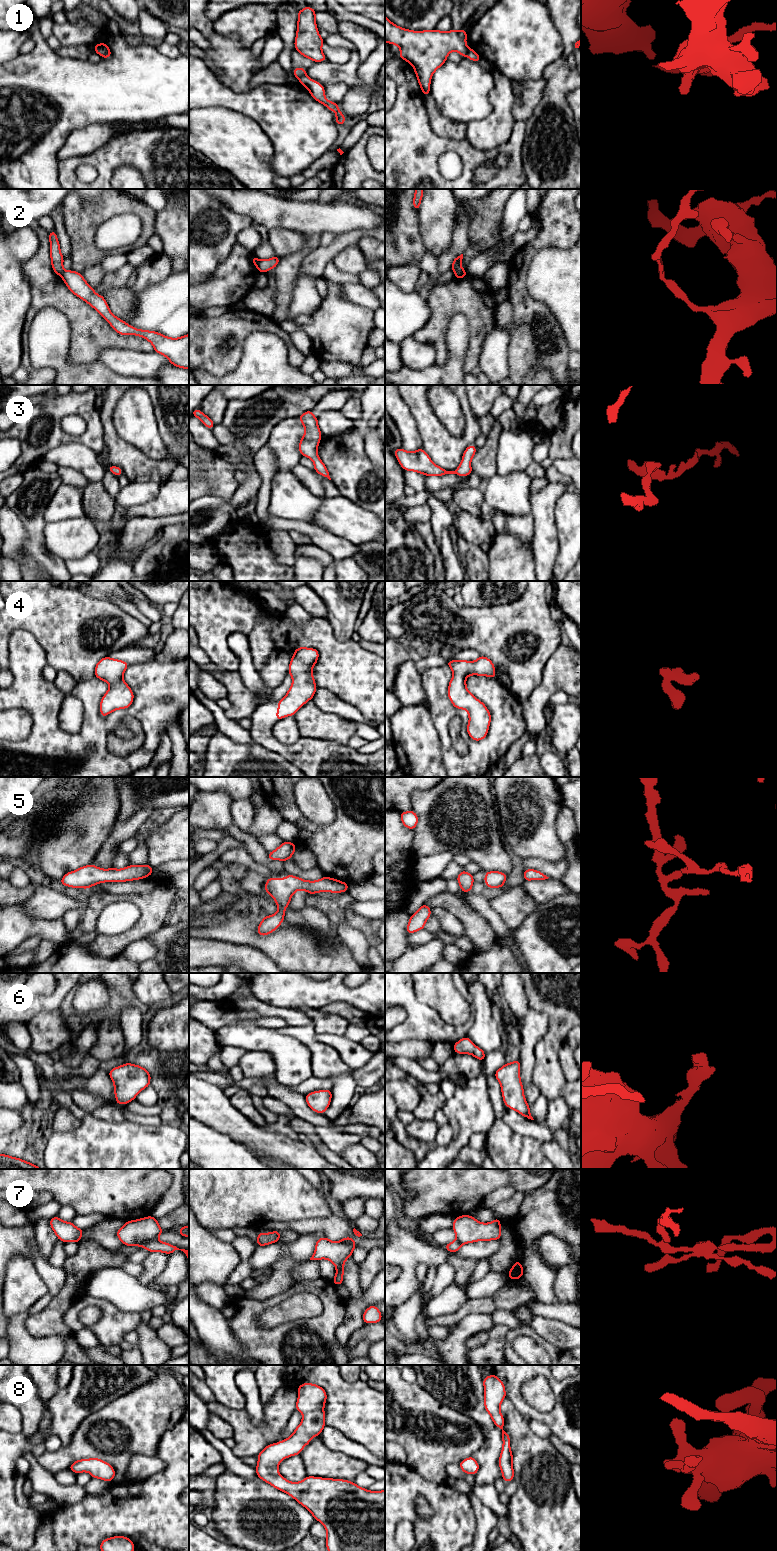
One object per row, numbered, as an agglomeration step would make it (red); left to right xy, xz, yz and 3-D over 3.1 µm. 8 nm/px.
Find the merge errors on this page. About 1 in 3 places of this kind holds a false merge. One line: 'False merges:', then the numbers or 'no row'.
False merges: 1, 2

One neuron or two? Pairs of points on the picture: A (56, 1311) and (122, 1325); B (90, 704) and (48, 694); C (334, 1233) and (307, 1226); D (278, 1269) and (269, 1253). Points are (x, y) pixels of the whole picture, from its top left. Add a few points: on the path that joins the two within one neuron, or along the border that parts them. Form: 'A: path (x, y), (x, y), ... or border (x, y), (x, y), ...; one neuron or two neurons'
A: border (80, 1295), (64, 1315), (64, 1323), (72, 1333); two neurons
B: path (89, 727), (78, 738), (64, 738), (48, 717); one neuron
C: path (327, 1226), (314, 1226); one neuron
D: border (296, 1261), (289, 1257), (281, 1257), (271, 1266); two neurons

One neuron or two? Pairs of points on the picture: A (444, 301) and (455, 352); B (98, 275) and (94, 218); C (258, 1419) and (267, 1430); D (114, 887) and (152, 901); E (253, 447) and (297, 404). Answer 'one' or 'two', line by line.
A: two
B: two
C: two
D: two
E: one

